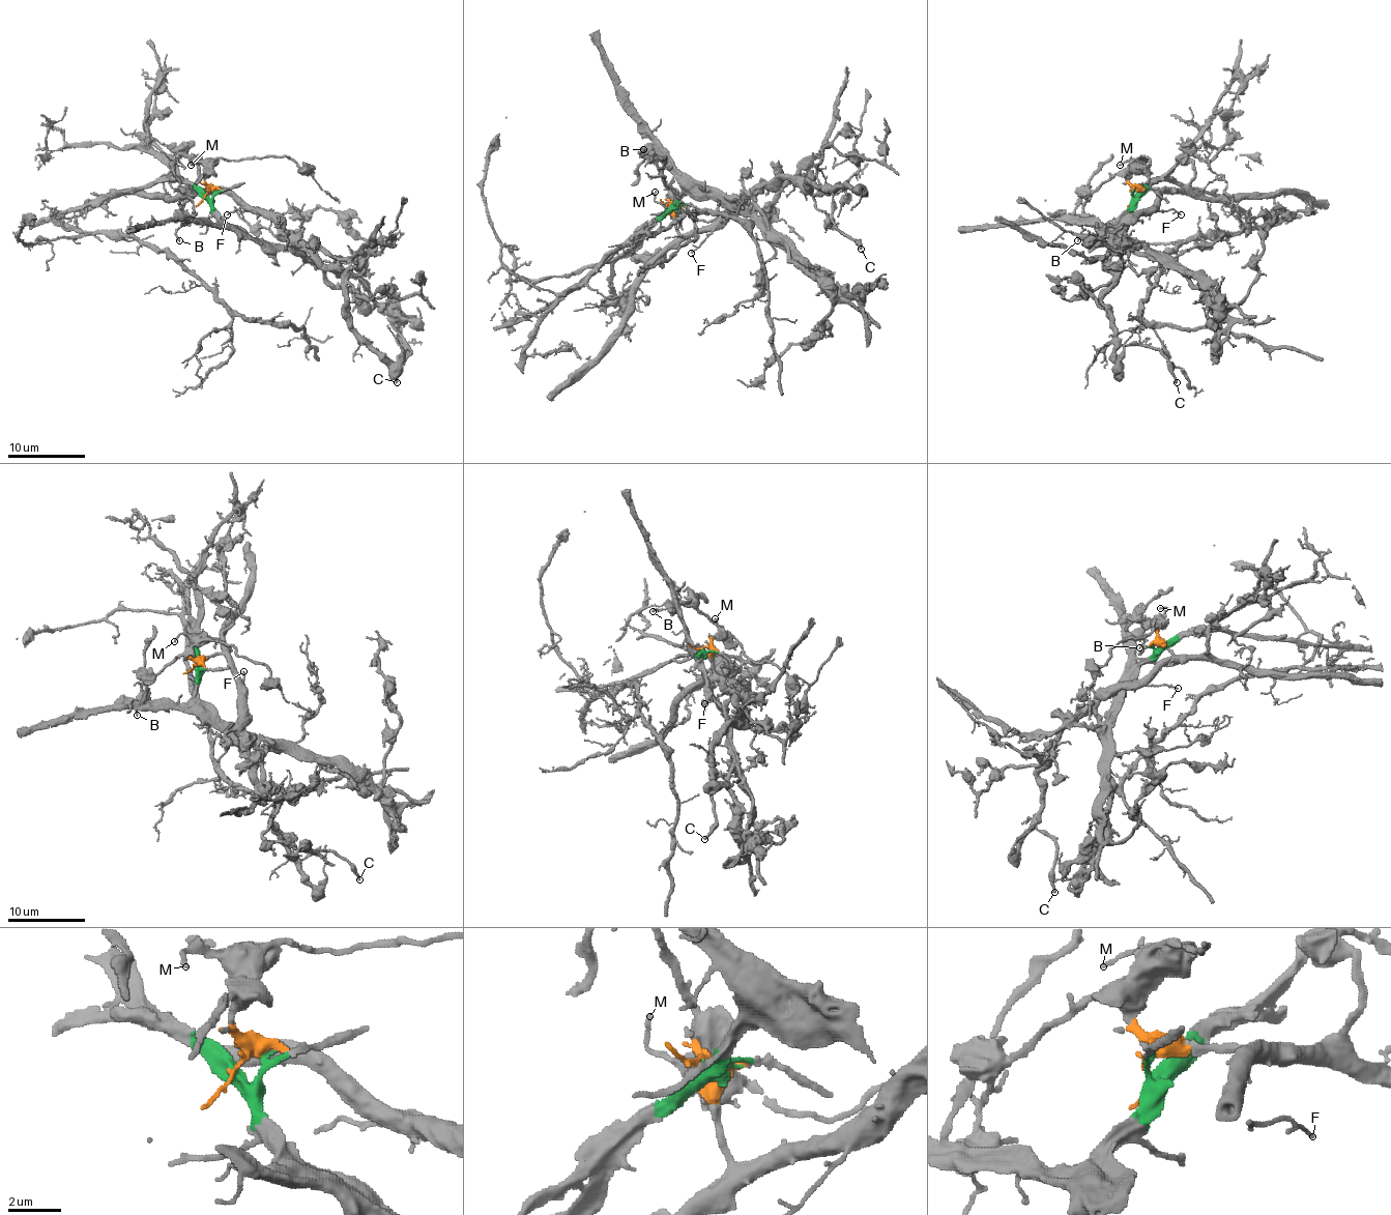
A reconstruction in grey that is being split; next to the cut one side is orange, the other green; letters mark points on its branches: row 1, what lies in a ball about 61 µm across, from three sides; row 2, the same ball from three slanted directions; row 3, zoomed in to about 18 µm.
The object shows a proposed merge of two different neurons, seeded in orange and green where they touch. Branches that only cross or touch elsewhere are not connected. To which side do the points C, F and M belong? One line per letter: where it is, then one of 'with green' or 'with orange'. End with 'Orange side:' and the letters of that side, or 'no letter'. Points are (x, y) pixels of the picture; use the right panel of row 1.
C: place (1177, 382); with orange
F: place (1181, 214); with orange
M: place (1120, 165); with orange
Orange side: C, F, M

